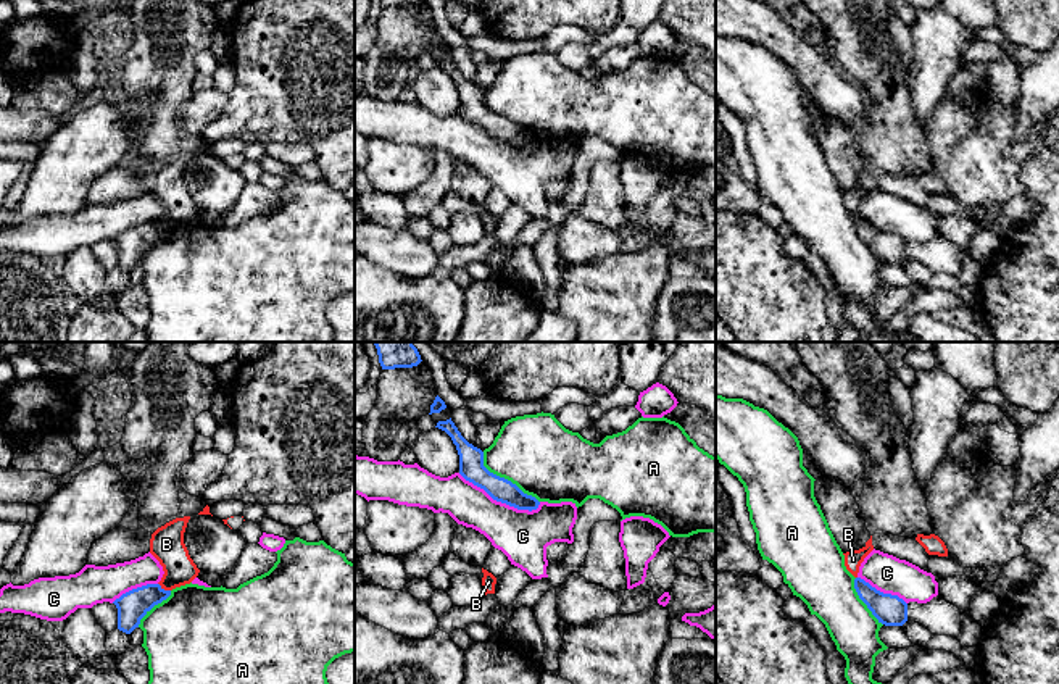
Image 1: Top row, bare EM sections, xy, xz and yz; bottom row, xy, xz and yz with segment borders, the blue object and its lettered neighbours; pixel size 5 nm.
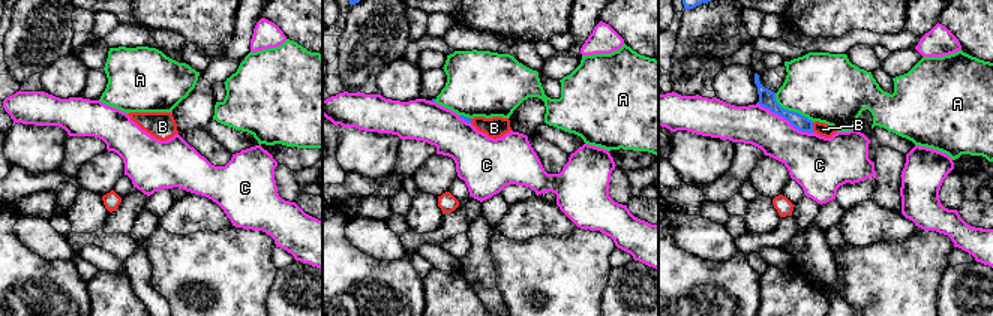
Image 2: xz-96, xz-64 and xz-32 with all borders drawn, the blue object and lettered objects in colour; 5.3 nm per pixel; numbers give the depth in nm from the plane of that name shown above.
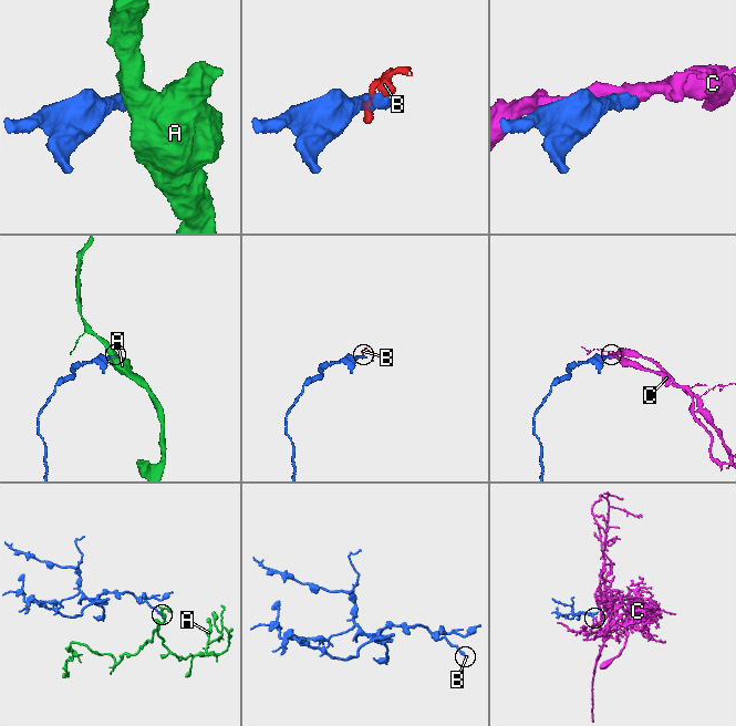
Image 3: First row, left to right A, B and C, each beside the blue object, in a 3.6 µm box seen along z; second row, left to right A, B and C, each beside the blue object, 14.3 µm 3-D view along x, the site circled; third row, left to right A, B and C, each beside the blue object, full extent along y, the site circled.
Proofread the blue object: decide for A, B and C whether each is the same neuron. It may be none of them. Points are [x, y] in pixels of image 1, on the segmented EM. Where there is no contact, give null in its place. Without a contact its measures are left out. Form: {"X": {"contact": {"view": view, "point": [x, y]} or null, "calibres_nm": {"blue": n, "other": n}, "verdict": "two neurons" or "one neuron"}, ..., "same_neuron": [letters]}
{"A": {"contact": {"view": "xz", "point": [503, 478]}, "calibres_nm": {"blue": 130, "other": 380}, "verdict": "two neurons"}, "B": {"contact": {"view": "xy", "point": [163, 589]}, "calibres_nm": {"blue": 150, "other": 170}, "verdict": "two neurons"}, "C": {"contact": {"view": "xz", "point": [500, 500]}, "calibres_nm": {"blue": 130, "other": 260}, "verdict": "two neurons"}, "same_neuron": []}

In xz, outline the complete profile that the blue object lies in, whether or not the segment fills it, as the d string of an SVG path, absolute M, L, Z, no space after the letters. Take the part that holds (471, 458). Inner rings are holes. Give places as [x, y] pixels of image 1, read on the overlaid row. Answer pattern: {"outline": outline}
{"outline": "M451 418L438 421L435 428L445 431L456 445L459 455L459 474L466 481L484 489L493 500L517 510L532 511L538 508L540 502L535 497L524 494L516 484L490 473L484 466L484 452L461 436Z"}

